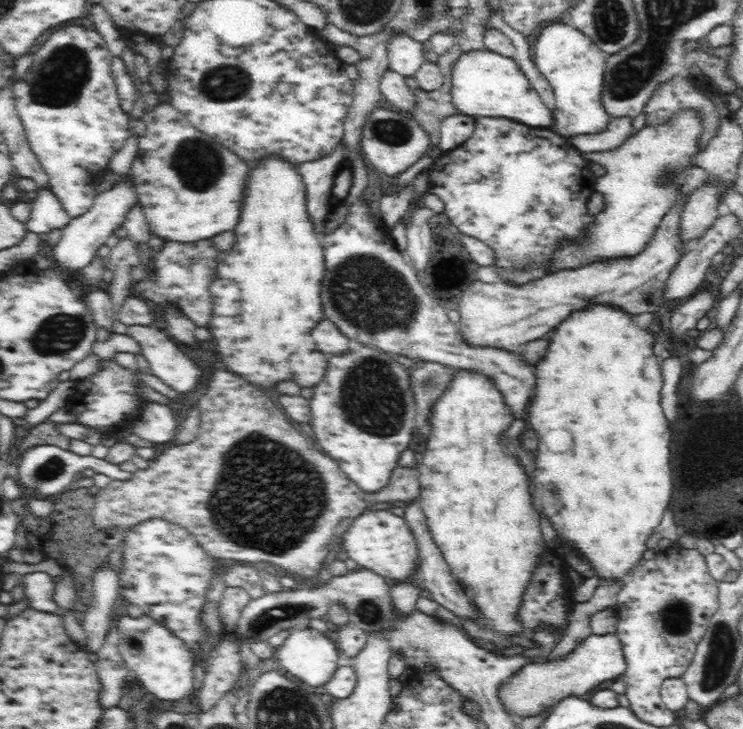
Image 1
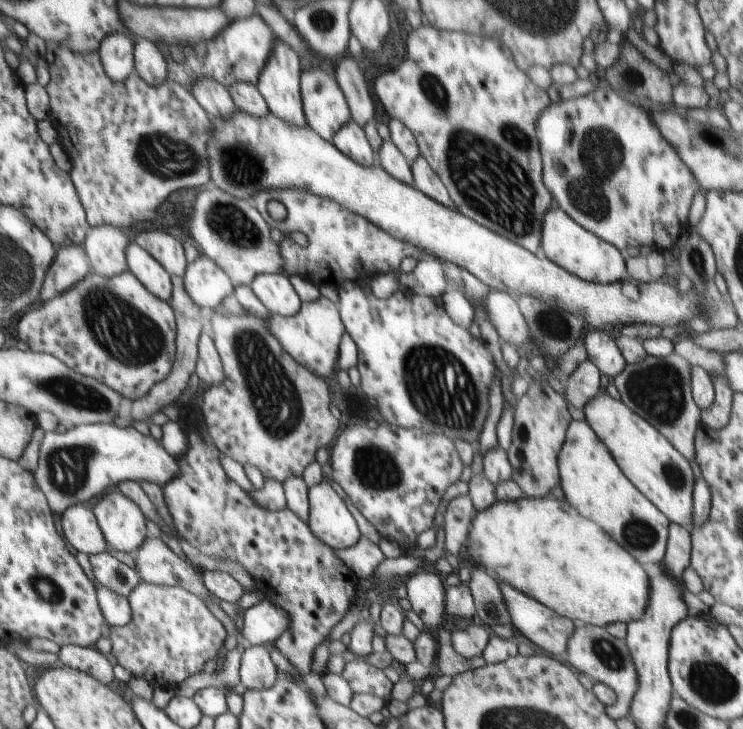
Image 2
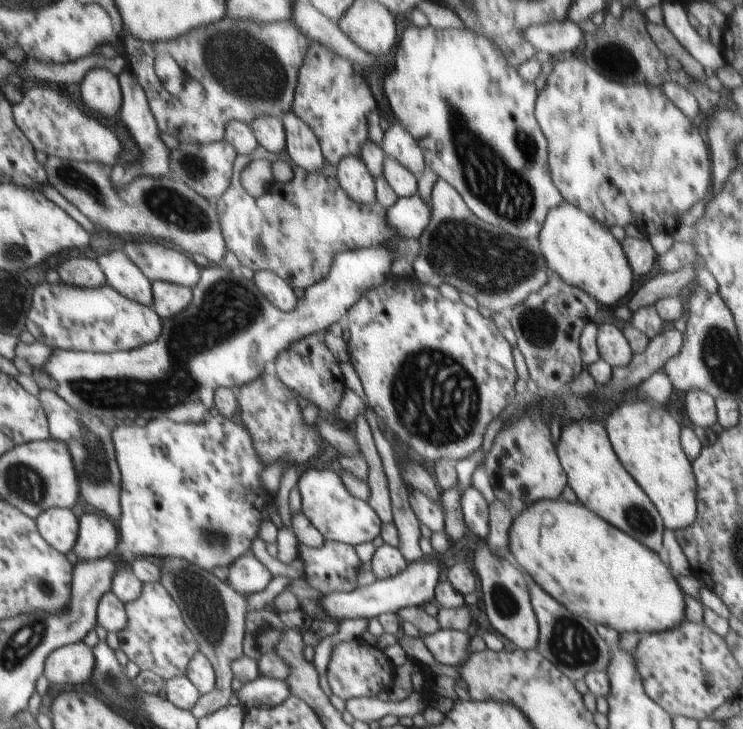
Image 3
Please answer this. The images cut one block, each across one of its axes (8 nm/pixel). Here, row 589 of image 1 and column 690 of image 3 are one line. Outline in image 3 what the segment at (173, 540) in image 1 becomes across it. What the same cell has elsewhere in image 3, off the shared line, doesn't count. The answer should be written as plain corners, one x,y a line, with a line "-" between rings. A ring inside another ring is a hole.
556,57
553,61
553,68
552,74
547,77
546,87
540,91
540,96
535,102
535,115
546,140
548,140
548,152
550,152
548,164
552,180
560,194
564,196
564,200
583,209
584,212
600,221
600,224
607,225
609,229
618,227
623,230
626,226
634,224
636,228
647,235
650,232
672,234
672,230
678,226
678,220
682,218
682,214
688,212
696,202
704,200
708,194
708,188
710,188
710,156
708,156
708,146
706,146
702,134
698,132
698,128
694,128
694,124
666,96
665,92
660,90
660,87
612,84
606,78
602,78
600,73
592,70
591,65
578,60
578,58

